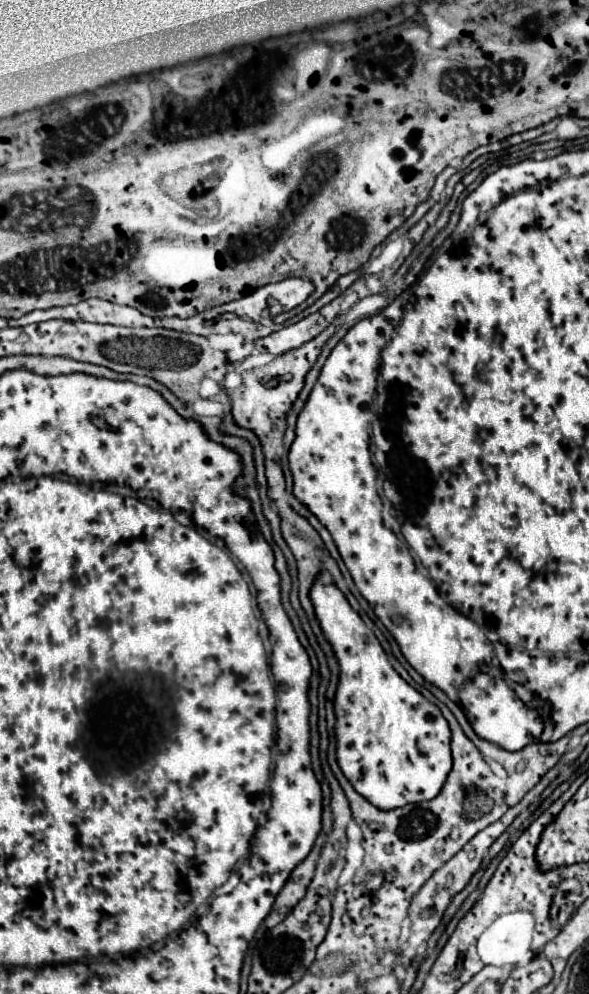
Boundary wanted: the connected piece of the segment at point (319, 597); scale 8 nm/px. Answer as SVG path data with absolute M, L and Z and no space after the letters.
M315 581L311 589L311 601L323 635L333 645L339 659L341 675L335 697L335 733L337 733L337 761L345 777L351 781L355 791L369 799L379 809L397 809L409 803L419 803L433 799L445 785L447 775L453 767L451 757L451 729L441 715L439 707L429 703L421 693L417 693L401 675L391 667L381 643L371 629L365 627L357 611L351 609L345 595L333 583Z

